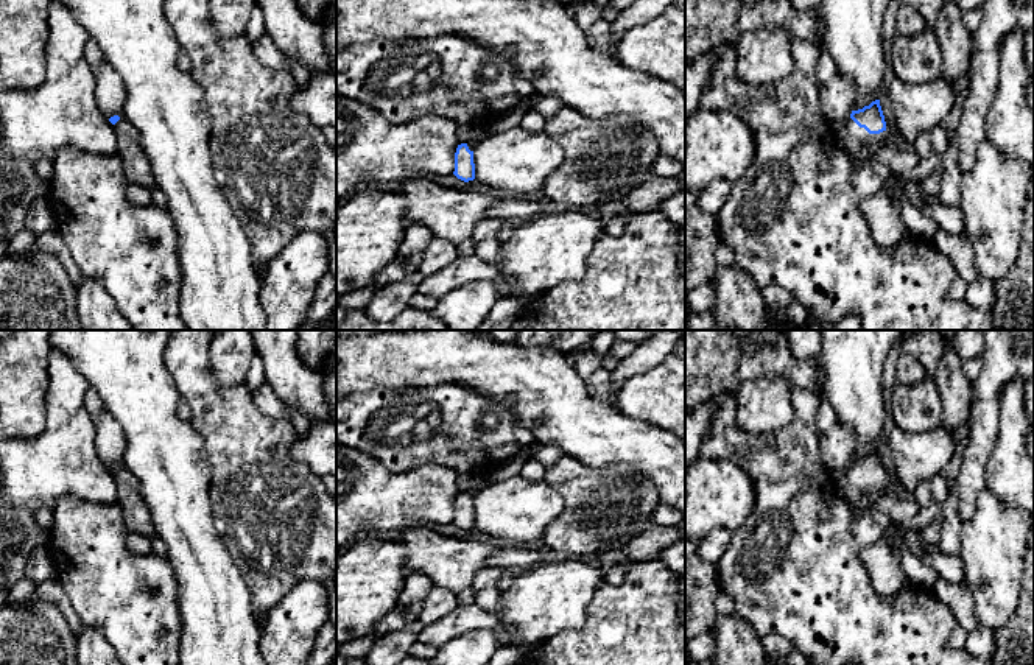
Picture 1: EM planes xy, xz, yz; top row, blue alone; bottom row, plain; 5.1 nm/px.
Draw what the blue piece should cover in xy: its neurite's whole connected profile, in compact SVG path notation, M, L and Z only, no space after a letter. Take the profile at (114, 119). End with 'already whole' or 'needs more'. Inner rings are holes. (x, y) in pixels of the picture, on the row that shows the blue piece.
M114 115L109 118L117 134L118 151L125 165L125 174L129 184L146 185L149 190L156 187L149 160L140 145L135 128L125 118Z; needs more

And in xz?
M491 125L481 126L481 129L469 143L458 145L455 153L455 171L453 171L453 174L458 179L464 182L475 179L473 150L483 139L489 137L494 132L495 129Z; needs more

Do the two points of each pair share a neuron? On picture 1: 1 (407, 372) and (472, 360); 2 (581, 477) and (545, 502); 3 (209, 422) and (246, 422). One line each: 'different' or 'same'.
1: same
2: different
3: same

